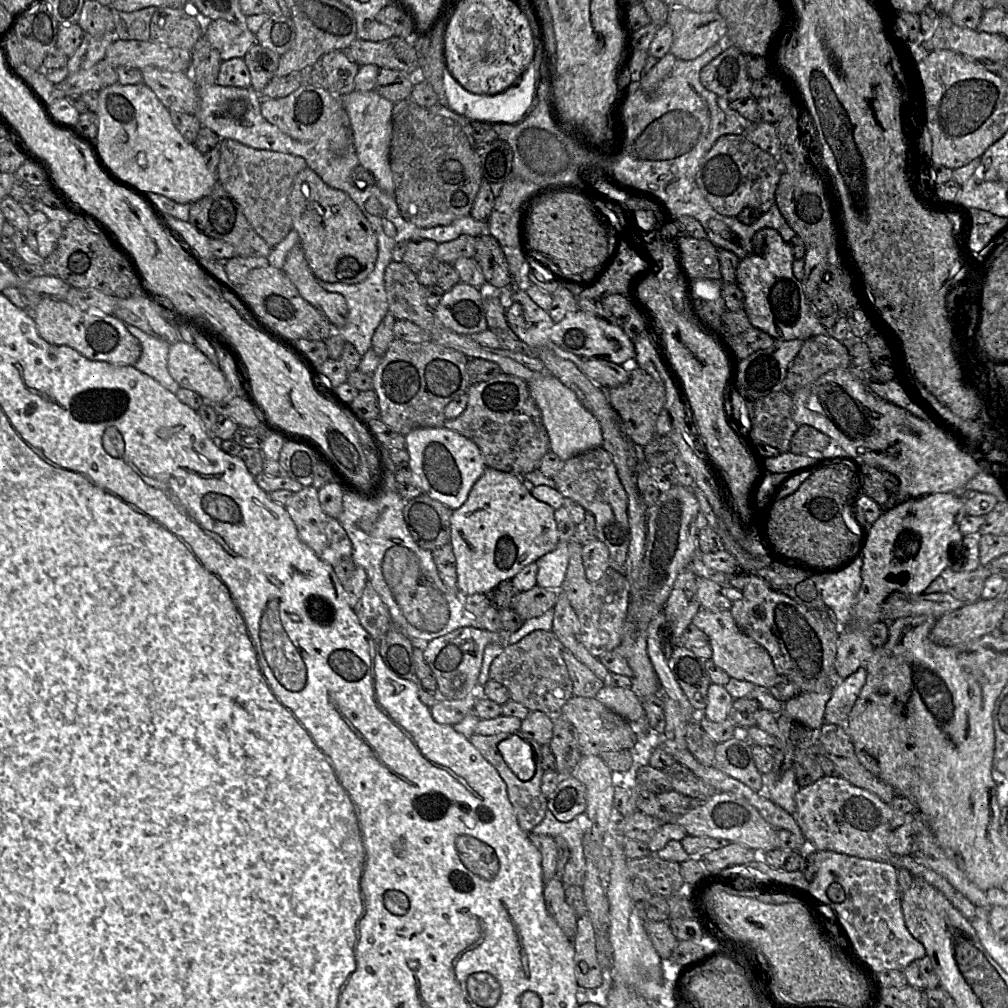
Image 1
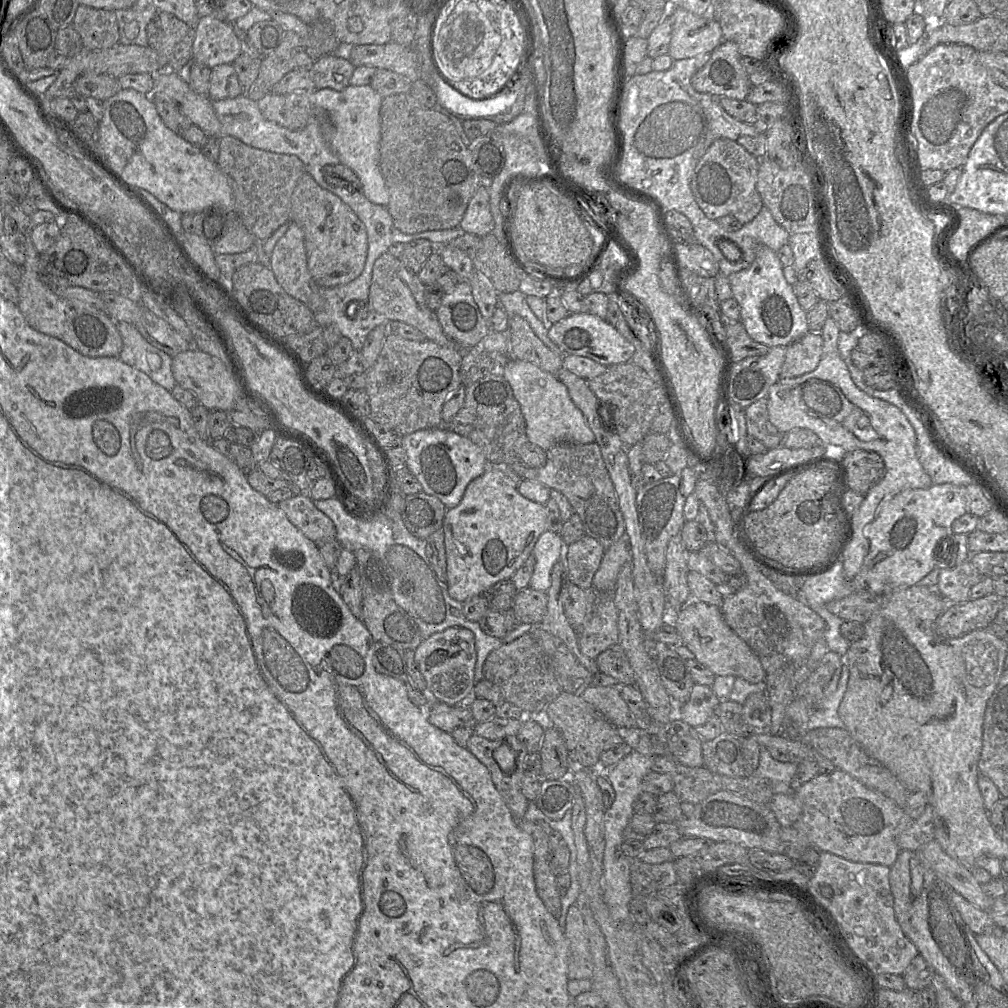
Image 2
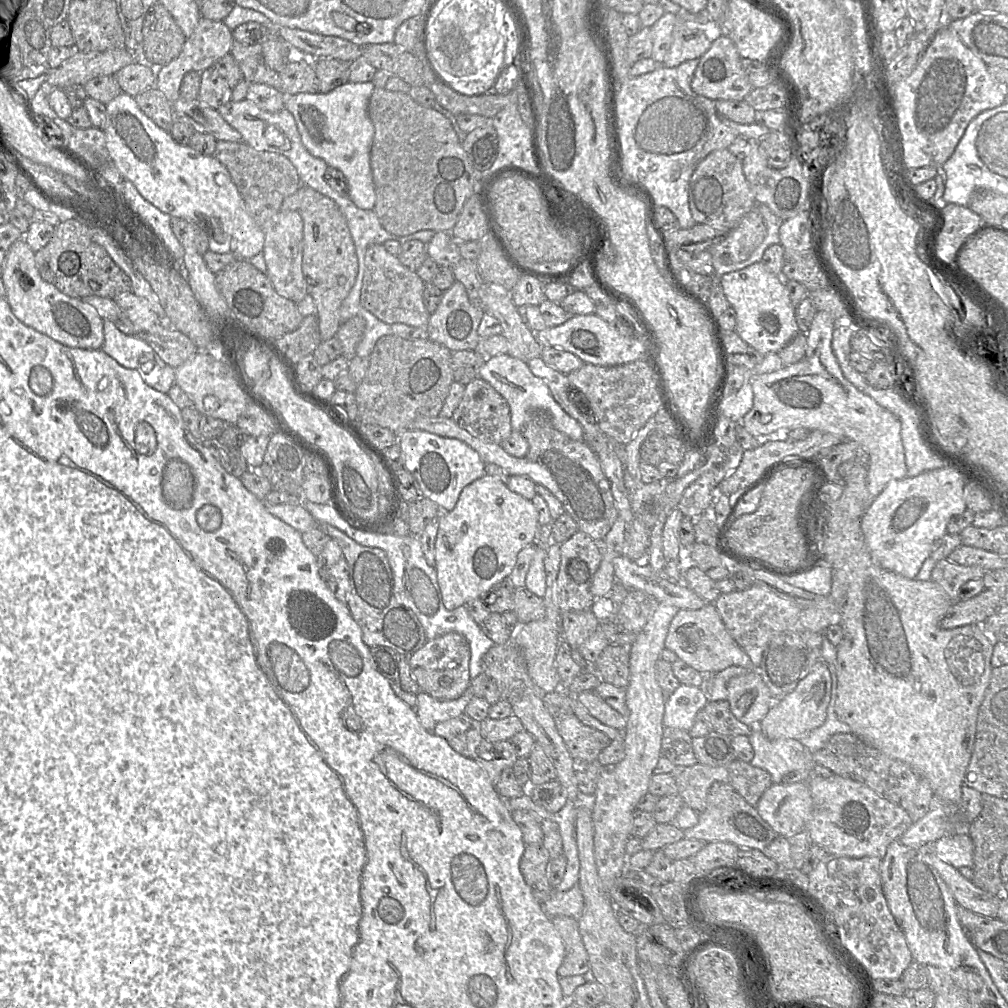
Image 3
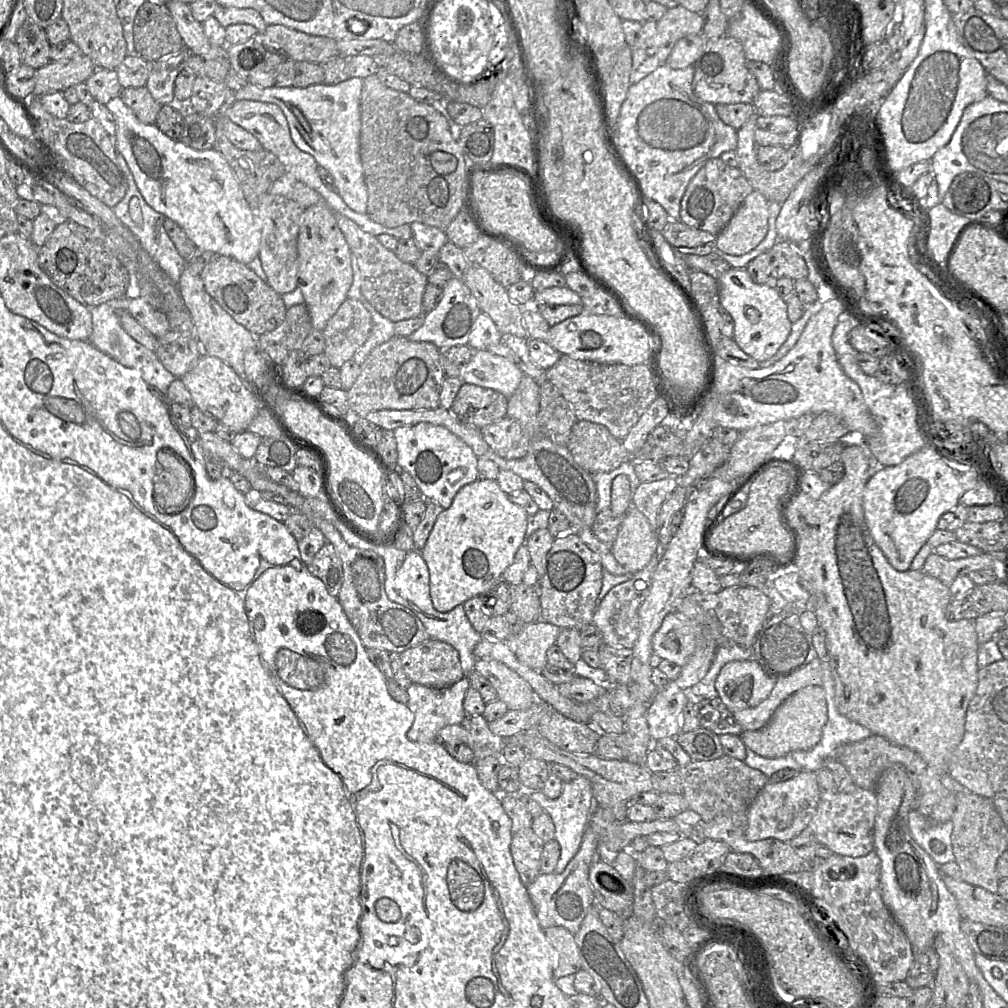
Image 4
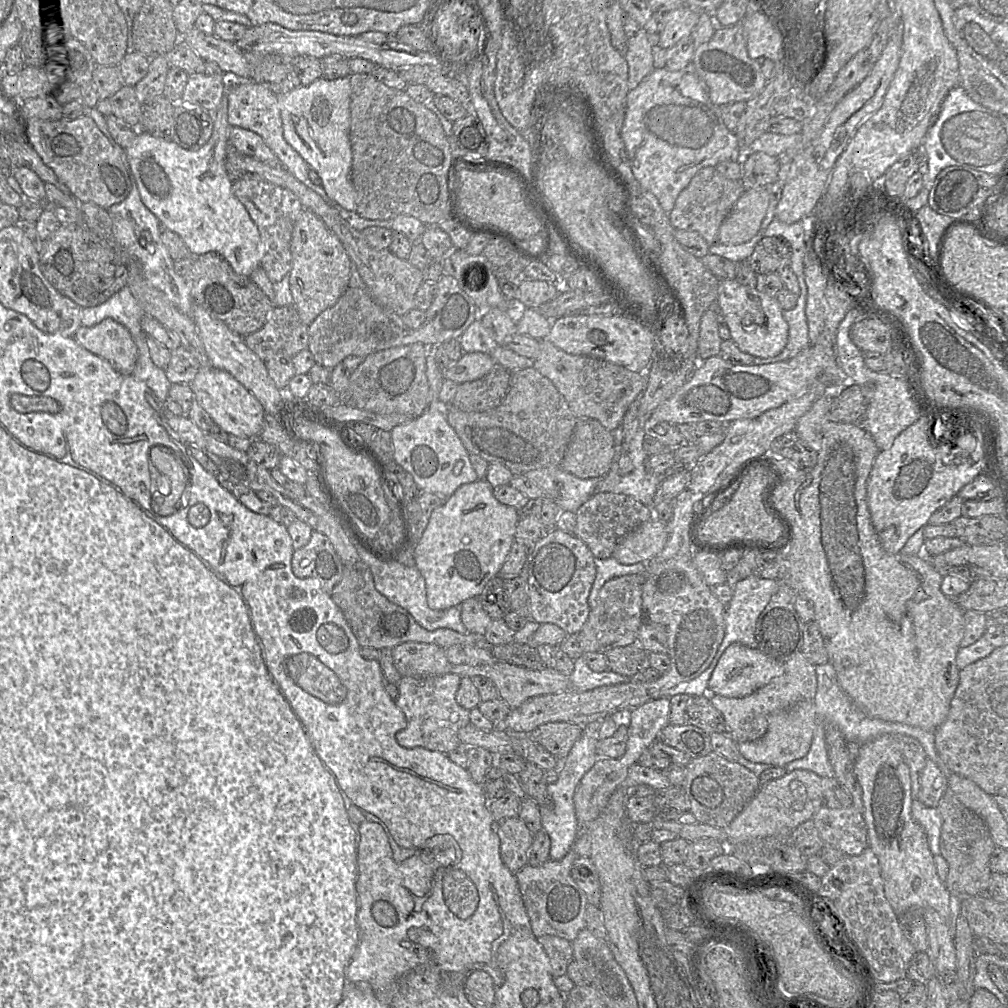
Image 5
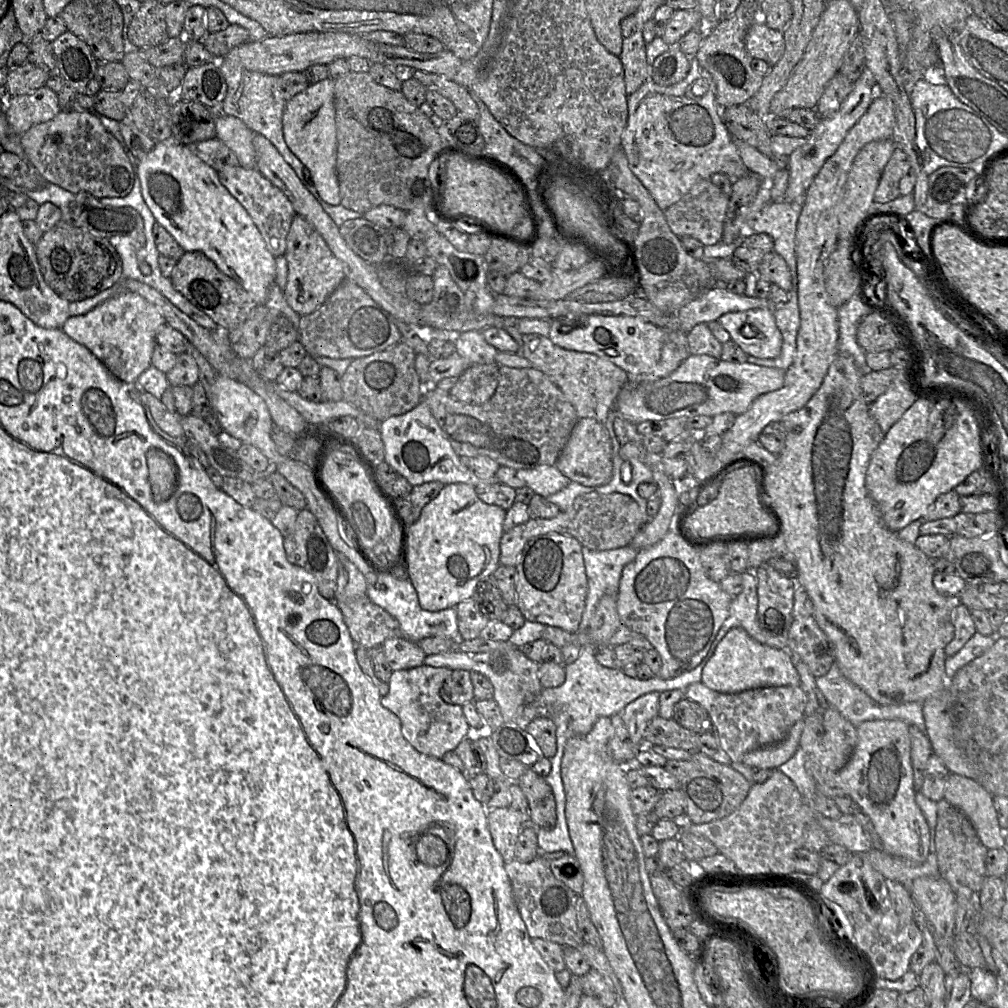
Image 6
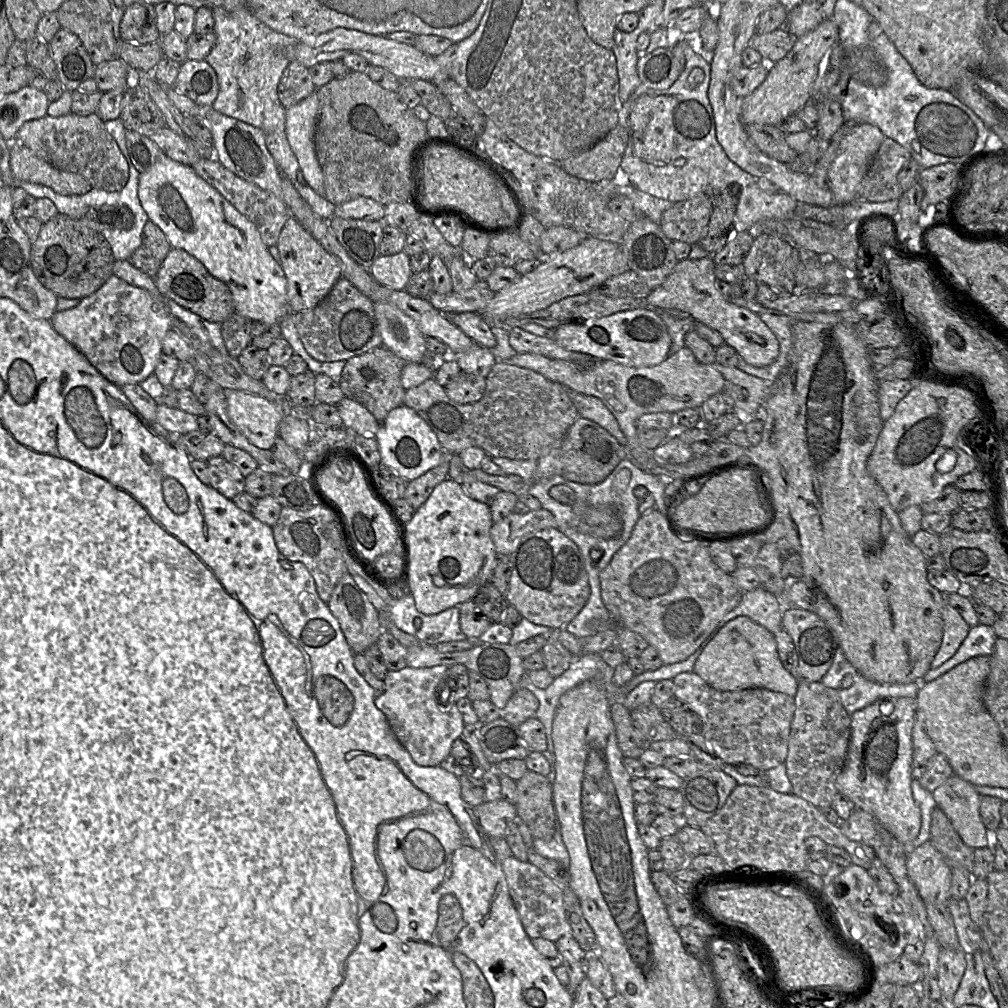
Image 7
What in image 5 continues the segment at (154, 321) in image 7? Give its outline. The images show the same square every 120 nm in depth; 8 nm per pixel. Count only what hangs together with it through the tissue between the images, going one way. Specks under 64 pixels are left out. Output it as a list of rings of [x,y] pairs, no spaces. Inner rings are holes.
[[[107,318],[92,327],[81,326],[74,339],[88,351],[108,361],[119,373],[133,372],[138,348],[122,324]]]

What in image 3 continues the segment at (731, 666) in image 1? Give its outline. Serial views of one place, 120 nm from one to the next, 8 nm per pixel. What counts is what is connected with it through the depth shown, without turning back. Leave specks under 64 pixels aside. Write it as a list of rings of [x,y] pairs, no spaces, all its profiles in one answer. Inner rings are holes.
[[[707,603],[697,610],[678,610],[670,623],[665,639],[665,648],[674,652],[680,660],[704,675],[713,675],[730,666],[756,670],[750,657],[727,631],[713,603]]]

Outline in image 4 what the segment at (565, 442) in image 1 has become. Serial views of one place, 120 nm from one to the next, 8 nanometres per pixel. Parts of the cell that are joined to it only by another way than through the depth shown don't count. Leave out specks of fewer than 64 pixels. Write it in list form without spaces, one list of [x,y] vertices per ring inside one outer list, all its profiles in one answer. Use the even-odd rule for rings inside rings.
[[[488,350],[474,351],[459,379],[464,383],[490,388],[509,398],[518,388],[524,373],[513,359]]]

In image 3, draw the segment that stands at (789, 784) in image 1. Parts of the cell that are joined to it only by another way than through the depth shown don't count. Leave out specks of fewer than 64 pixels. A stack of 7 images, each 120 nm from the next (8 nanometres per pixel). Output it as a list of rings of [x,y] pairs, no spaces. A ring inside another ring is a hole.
[[[751,727],[752,733],[748,736],[753,748],[754,756],[750,764],[767,771],[772,779],[772,783],[780,784],[783,776],[791,771],[811,772],[814,767],[812,754],[804,745],[796,739],[769,740],[757,727]]]

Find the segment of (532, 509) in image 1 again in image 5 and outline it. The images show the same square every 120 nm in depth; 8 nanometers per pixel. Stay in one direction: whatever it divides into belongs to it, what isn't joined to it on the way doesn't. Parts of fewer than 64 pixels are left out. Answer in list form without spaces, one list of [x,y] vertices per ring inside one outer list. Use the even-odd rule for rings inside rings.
[[[477,479],[475,482],[462,484],[446,499],[443,505],[432,511],[427,527],[414,548],[415,567],[420,571],[425,579],[427,604],[431,609],[446,610],[453,606],[460,605],[463,601],[471,597],[478,597],[487,582],[499,574],[515,539],[516,526],[519,521],[519,510],[512,506],[500,503],[493,495],[493,488],[494,487],[492,487],[492,485],[485,479]]]

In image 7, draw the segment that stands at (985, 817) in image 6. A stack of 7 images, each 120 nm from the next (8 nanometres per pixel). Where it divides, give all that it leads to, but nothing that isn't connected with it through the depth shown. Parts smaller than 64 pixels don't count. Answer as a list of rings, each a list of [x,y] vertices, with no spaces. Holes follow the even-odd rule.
[[[957,775],[951,776],[932,792],[939,807],[949,818],[962,841],[972,849],[991,846],[992,833],[981,820],[981,795],[973,784]]]

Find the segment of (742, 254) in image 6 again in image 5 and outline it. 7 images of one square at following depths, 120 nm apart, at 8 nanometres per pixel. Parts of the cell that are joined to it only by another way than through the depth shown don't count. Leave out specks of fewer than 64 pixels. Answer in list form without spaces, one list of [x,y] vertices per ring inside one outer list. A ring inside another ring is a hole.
[[[763,237],[746,259],[758,274],[775,273],[779,268],[790,266],[791,247],[782,237]]]

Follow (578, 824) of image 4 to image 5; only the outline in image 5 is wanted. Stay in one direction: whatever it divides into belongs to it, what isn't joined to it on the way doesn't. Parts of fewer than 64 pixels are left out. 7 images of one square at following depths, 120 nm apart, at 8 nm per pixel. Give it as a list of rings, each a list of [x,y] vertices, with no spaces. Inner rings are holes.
[[[592,722],[583,727],[580,738],[574,743],[568,755],[564,759],[557,759],[554,769],[558,773],[558,778],[555,782],[547,785],[547,793],[551,798],[551,806],[539,806],[542,829],[549,835],[551,842],[549,853],[551,860],[561,860],[571,849],[571,845],[578,836],[578,822],[573,796],[577,784],[598,758],[596,743],[599,723]]]

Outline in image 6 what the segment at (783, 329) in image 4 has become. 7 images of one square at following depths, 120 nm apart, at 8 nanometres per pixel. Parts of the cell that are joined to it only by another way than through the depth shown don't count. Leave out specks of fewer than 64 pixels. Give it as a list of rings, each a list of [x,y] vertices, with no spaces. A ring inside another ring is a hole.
[[[771,309],[727,312],[716,321],[730,334],[730,340],[747,355],[761,359],[774,359],[779,356],[782,334]]]

